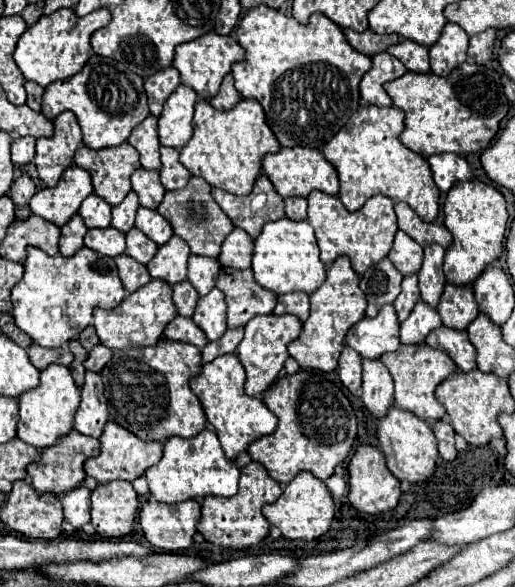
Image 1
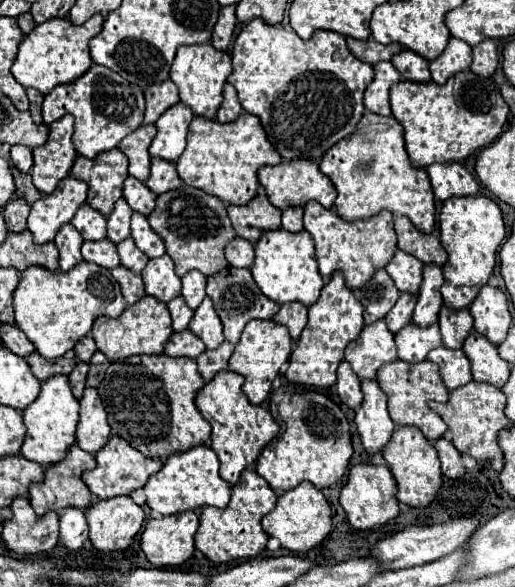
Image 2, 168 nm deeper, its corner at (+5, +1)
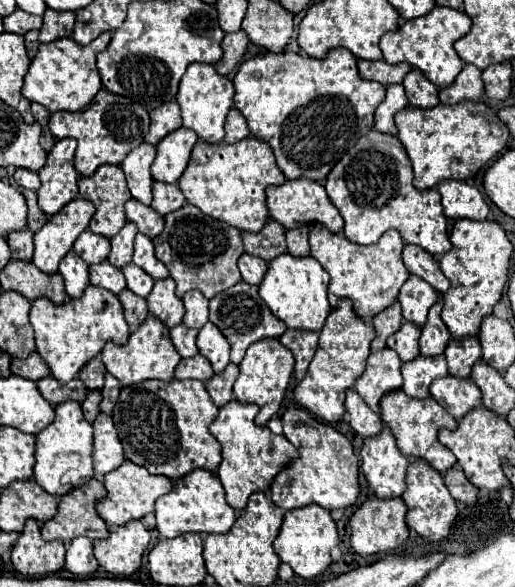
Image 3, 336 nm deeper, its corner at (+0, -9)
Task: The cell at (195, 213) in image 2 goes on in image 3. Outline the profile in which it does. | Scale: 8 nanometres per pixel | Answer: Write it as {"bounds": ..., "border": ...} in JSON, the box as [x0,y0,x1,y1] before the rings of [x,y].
{"bounds":[153,203,245,299],"border":[[[185,203],[179,211],[165,215],[165,229],[159,237],[153,239],[153,245],[155,257],[169,269],[169,275],[177,285],[177,297],[183,297],[187,291],[197,289],[207,299],[213,299],[217,293],[241,281],[241,273],[237,269],[237,259],[245,253],[241,231],[235,231],[233,227],[227,227],[225,223],[203,215],[189,203]]]}

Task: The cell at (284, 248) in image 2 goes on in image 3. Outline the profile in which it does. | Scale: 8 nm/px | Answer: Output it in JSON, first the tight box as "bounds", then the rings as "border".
{"bounds":[259,253,331,333],"border":[[[283,253],[279,255],[279,259],[273,259],[269,263],[269,271],[259,285],[259,295],[269,305],[273,315],[279,317],[289,329],[319,333],[331,311],[327,301],[327,285],[329,285],[329,275],[319,265],[317,259],[313,257],[295,259]]]}

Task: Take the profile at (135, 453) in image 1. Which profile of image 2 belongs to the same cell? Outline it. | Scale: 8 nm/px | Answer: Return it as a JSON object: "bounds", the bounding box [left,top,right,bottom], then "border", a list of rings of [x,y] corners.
{"bounds":[82,437,162,499],"border":[[[110,437],[108,443],[96,453],[96,463],[98,463],[96,469],[82,473],[82,481],[88,485],[88,489],[98,499],[110,499],[110,497],[116,497],[116,495],[128,495],[130,491],[134,491],[138,487],[144,487],[144,483],[150,477],[150,473],[156,473],[158,469],[162,469],[162,461],[158,457],[150,459],[150,457],[142,455],[140,451],[136,451],[122,437]]]}

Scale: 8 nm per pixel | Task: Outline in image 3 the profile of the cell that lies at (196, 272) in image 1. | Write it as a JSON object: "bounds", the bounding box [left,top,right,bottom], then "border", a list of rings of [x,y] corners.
{"bounds":[183,291,209,329],"border":[[[187,291],[187,295],[183,297],[183,305],[185,305],[185,317],[183,323],[187,327],[193,329],[201,329],[207,321],[209,321],[209,301],[199,293],[199,291]]]}

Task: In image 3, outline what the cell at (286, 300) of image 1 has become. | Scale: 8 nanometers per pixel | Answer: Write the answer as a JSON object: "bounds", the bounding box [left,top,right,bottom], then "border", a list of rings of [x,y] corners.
{"bounds":[279,331,317,383],"border":[[[285,331],[283,339],[279,339],[295,357],[295,383],[299,383],[307,367],[317,351],[317,335],[311,335],[309,331]]]}

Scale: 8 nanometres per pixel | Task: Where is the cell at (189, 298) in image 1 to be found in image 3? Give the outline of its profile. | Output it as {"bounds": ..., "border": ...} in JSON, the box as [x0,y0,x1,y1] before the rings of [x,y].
{"bounds":[171,325,199,359],"border":[[[179,325],[179,327],[173,327],[171,329],[171,341],[173,341],[173,347],[177,349],[177,353],[183,357],[183,359],[189,359],[189,357],[195,357],[199,351],[197,351],[197,345],[195,345],[195,337],[197,337],[197,331],[195,329],[189,329],[185,325]]]}

